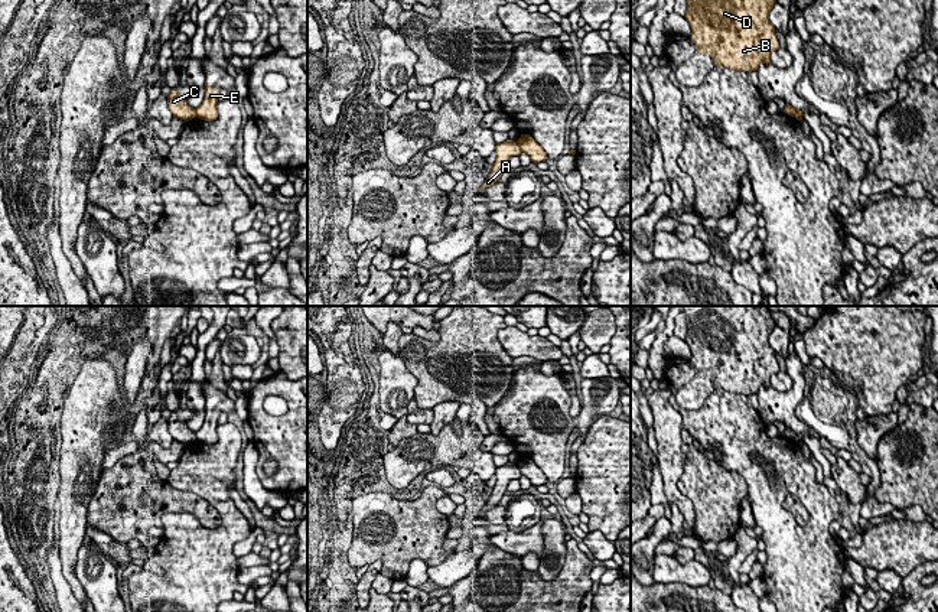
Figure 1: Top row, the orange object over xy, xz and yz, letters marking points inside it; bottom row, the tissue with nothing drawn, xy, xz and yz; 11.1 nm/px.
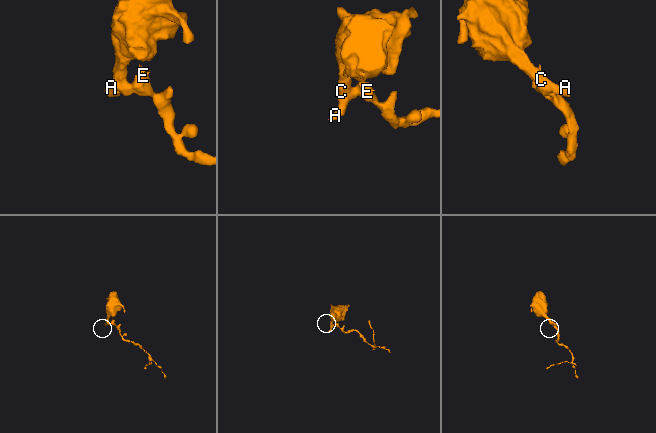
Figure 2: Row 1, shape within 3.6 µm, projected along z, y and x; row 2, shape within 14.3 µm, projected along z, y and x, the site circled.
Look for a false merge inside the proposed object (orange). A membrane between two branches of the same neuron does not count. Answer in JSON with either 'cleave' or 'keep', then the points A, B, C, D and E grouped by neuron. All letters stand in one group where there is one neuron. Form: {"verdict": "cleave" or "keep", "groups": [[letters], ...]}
{"verdict": "cleave", "groups": [["A", "B", "C", "D"], ["E"]]}

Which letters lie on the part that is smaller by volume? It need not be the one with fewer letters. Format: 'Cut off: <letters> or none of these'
Cut off: E

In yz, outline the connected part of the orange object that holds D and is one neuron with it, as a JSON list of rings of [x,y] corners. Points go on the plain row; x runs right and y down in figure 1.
[[[683,306],[687,320],[685,342],[691,351],[691,364],[697,374],[694,378],[710,378],[714,390],[719,387],[733,394],[758,394],[761,387],[771,387],[771,377],[779,372],[773,348],[769,345],[769,335],[776,326],[766,306]]]

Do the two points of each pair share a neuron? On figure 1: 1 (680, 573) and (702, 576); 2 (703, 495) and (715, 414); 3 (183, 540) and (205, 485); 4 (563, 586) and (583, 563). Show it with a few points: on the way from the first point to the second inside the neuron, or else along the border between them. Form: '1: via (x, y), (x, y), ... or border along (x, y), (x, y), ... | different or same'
1: via (686, 573), (696, 575) | same
2: border along (717, 461), (745, 481) | different
3: via (205, 540), (215, 540), (227, 529), (222, 507) | same
4: via (569, 580), (577, 569) | same

